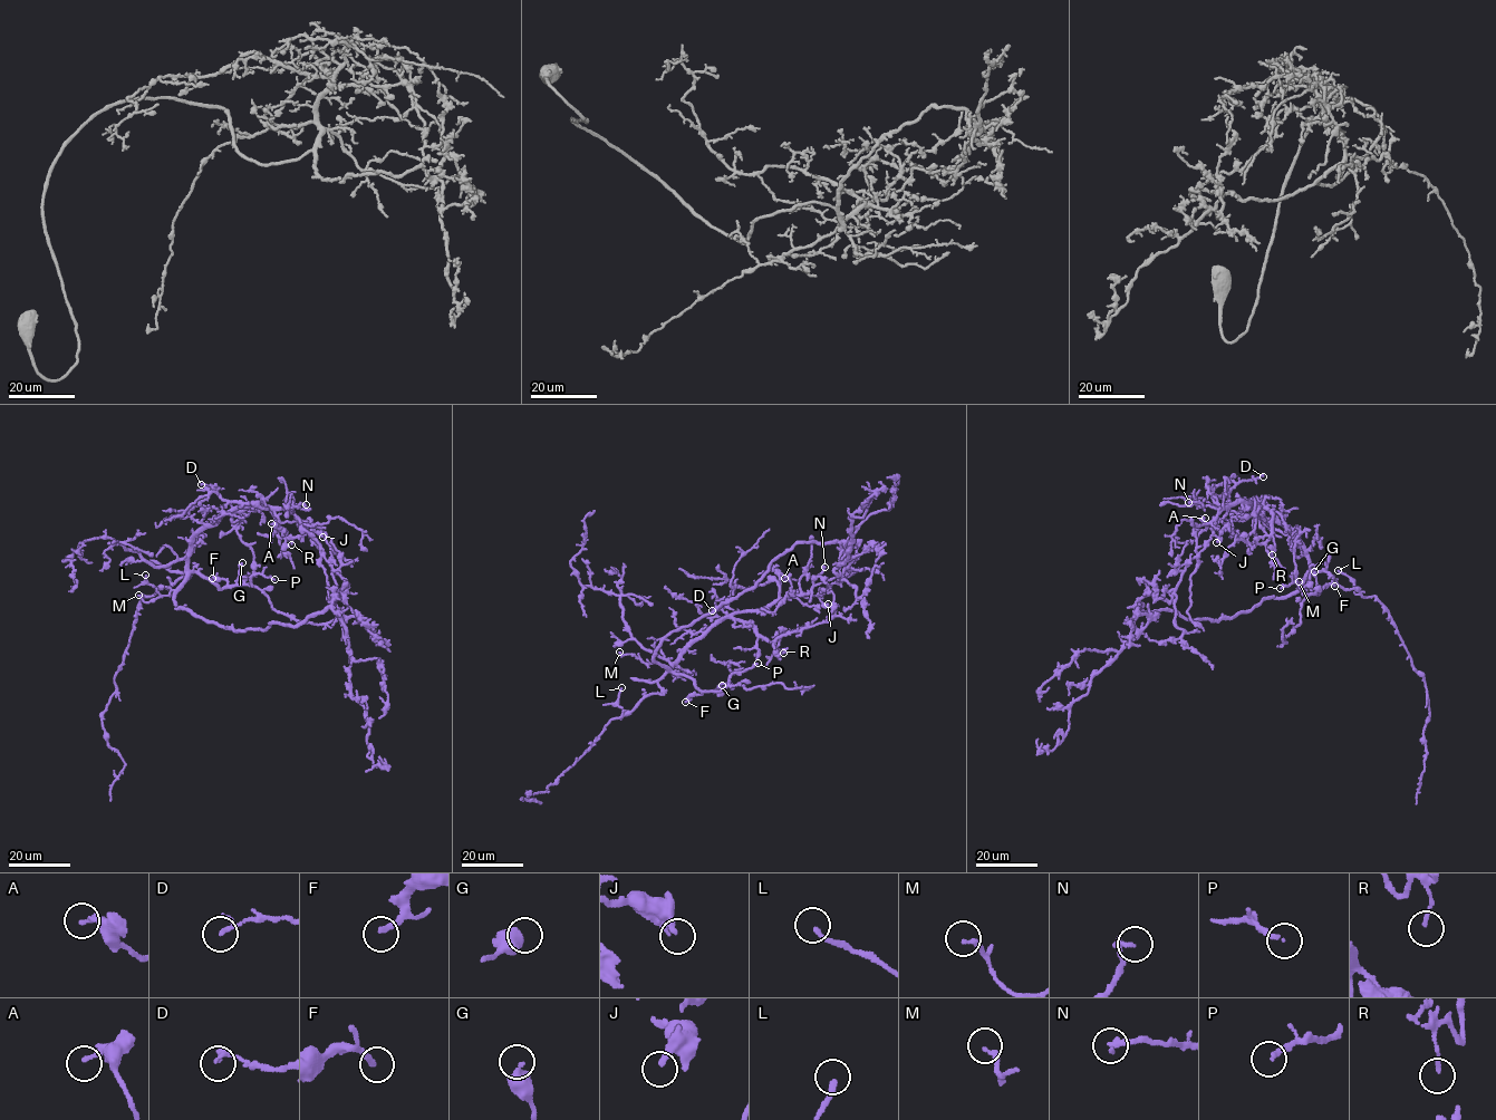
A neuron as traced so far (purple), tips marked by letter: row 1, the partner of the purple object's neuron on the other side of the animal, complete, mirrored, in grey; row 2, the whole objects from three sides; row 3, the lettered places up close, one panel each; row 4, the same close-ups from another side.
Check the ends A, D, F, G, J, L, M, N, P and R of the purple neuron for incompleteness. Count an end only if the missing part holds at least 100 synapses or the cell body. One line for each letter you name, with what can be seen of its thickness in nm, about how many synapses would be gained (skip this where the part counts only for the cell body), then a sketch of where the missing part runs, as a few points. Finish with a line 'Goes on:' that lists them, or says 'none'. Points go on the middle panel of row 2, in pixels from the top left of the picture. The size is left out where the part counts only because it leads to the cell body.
Goes on: none

